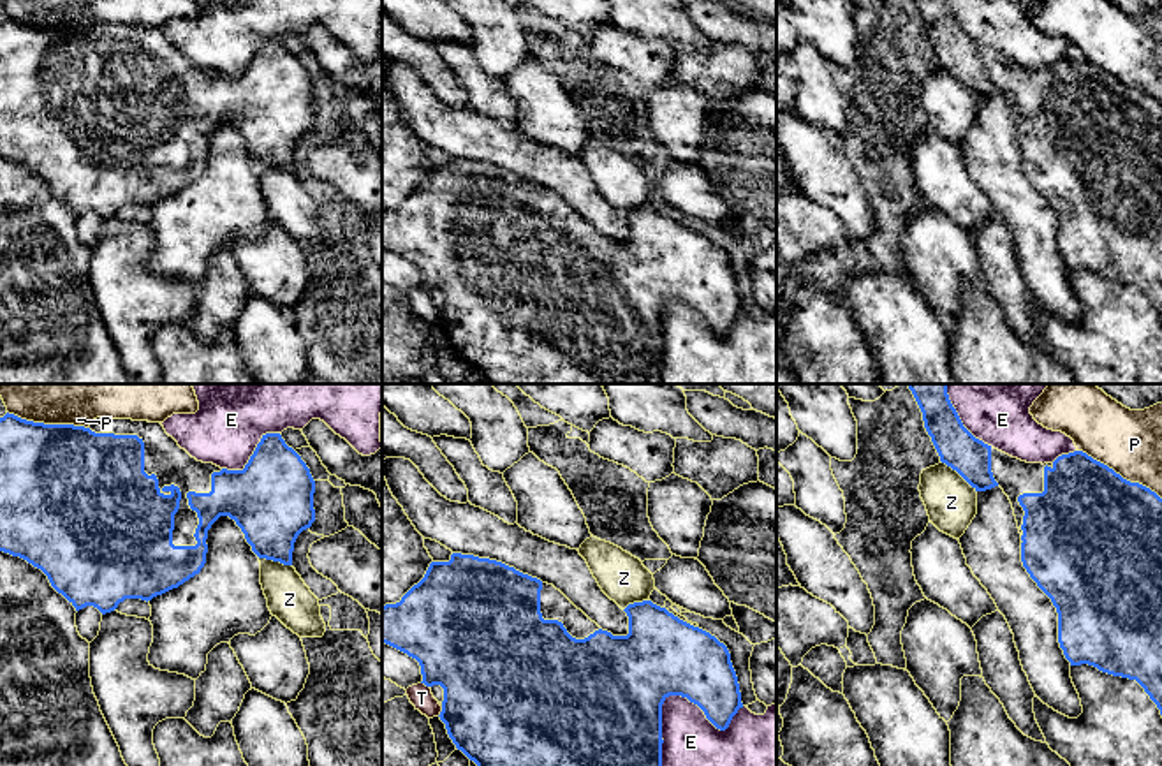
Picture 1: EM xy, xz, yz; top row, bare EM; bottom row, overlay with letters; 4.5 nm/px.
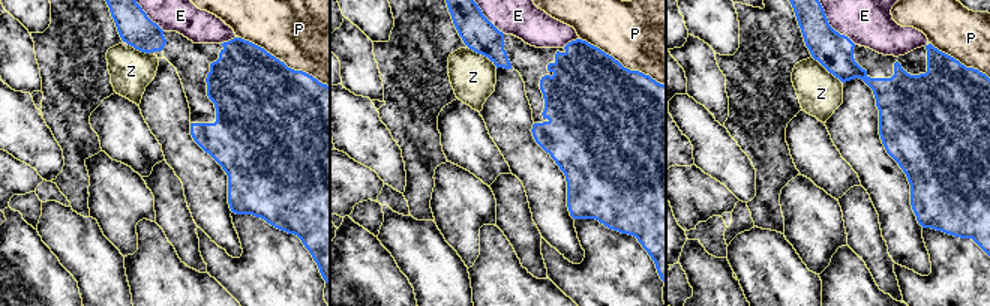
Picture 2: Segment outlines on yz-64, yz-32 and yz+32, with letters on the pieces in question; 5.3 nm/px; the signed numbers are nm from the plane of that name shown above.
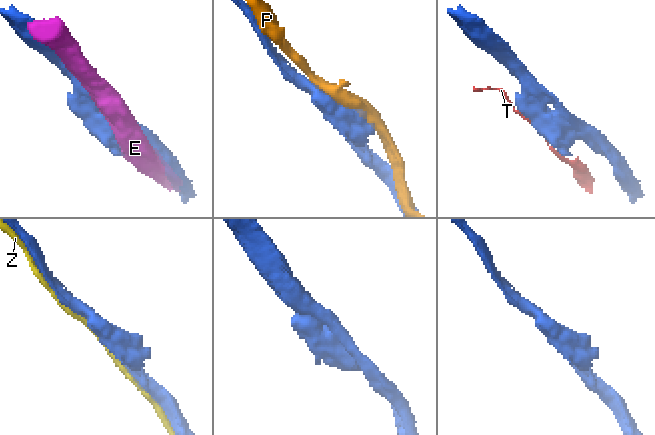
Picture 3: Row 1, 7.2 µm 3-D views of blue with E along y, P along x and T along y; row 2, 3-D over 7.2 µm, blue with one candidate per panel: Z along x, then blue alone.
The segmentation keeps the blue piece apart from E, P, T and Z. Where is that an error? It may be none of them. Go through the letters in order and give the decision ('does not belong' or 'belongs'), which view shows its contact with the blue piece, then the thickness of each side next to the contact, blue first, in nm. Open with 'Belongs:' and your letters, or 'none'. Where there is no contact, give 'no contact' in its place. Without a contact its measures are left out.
Belongs: none
E: does not belong; meets blue in xz; 420 nm thick on the blue side, 240 nm on the other
P: does not belong; meets blue in yz; 500 nm thick on the blue side, 280 nm on the other
T: does not belong; meets blue in xz; 480 nm thick on the blue side, 100 nm on the other
Z: does not belong; meets blue in yz; 180 nm thick on the blue side, 240 nm on the other

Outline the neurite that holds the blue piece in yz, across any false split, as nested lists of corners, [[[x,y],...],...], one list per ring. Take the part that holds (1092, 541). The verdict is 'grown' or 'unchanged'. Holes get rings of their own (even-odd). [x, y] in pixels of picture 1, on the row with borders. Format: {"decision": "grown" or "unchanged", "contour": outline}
{"decision": "grown", "contour": [[[907,384],[940,461],[975,491],[1000,486],[1009,497],[1021,534],[1021,562],[1058,613],[1058,643],[1070,666],[1088,664],[1102,673],[1136,680],[1162,715],[1162,498],[1130,482],[1083,451],[1053,463],[1026,463],[975,438],[952,407],[947,384]]]}

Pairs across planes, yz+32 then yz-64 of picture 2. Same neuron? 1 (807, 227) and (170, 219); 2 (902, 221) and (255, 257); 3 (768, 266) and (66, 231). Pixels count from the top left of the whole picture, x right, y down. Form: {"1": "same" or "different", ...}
{"1": "different", "2": "different", "3": "same"}

